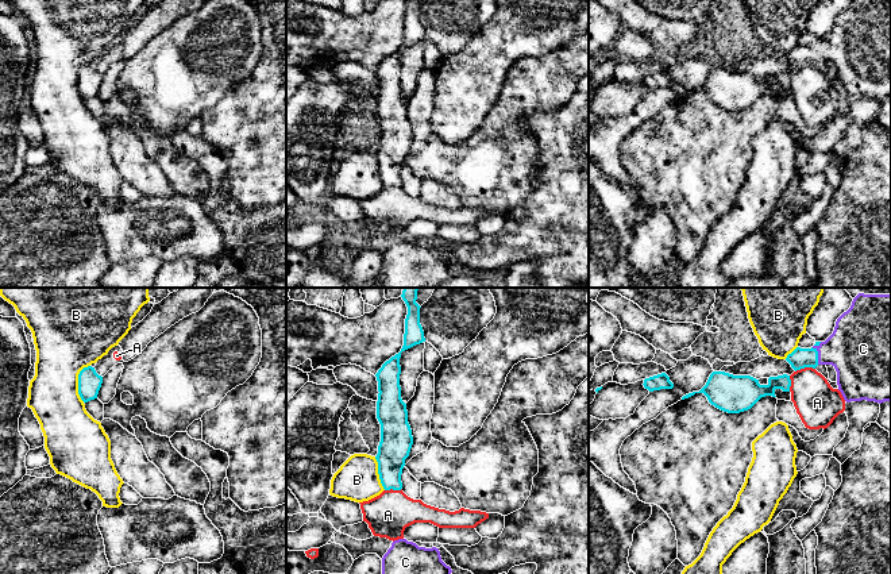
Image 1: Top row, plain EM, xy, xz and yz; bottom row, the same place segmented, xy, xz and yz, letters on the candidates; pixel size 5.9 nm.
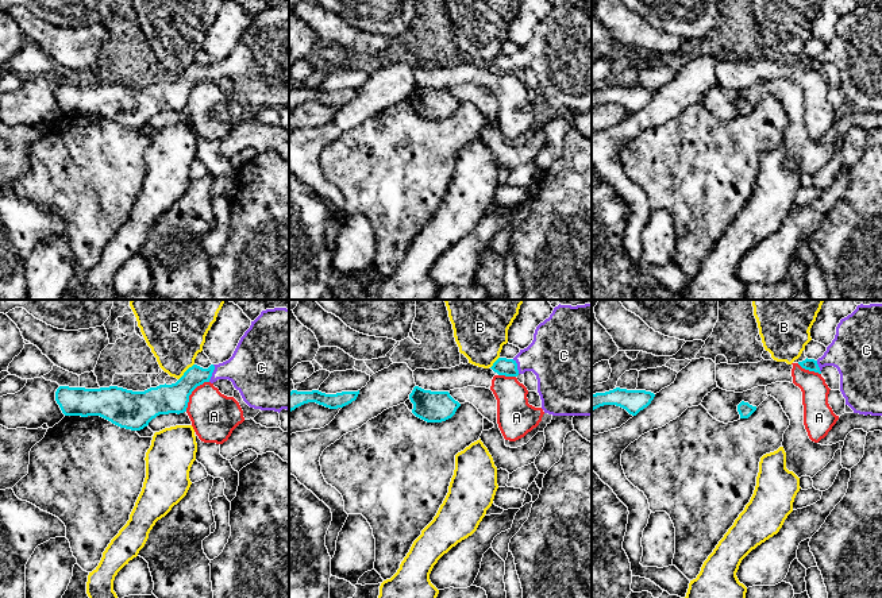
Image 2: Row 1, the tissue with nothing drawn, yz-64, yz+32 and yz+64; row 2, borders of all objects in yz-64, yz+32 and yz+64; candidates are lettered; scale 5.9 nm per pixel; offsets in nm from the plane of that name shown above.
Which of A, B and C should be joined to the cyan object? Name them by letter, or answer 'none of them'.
C

